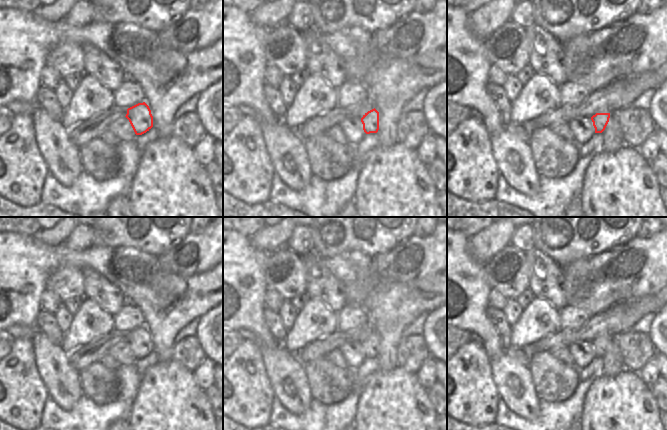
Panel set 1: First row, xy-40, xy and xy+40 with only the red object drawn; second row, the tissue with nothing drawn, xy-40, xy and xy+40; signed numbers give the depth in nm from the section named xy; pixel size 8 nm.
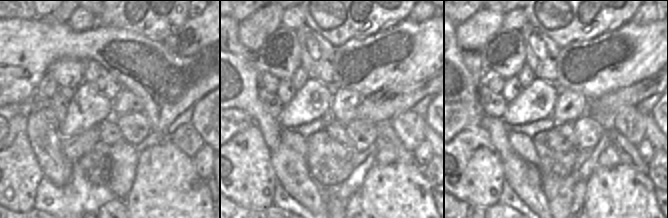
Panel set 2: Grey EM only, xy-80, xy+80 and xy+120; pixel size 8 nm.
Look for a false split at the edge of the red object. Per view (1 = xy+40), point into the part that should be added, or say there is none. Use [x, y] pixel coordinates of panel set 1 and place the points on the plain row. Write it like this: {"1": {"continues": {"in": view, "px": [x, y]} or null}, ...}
{"1": {"continues": {"in": "xy+40", "px": [613, 339]}}}

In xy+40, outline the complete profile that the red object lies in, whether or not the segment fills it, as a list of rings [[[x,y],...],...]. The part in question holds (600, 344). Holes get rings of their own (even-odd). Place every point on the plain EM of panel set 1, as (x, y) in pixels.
[[[596,337],[593,339],[591,344],[595,352],[595,357],[602,357],[605,354],[610,342],[614,342],[615,346],[619,349],[617,337]]]

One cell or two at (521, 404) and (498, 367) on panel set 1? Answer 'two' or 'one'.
one

